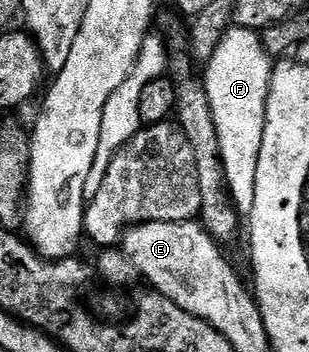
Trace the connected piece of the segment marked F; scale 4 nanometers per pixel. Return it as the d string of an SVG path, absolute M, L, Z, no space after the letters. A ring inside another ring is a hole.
M230 28L224 33L214 56L203 67L202 81L206 96L210 96L214 128L218 130L224 179L233 204L244 216L251 214L254 208L256 156L262 152L268 85L273 69L273 59L264 50L261 35L255 30L239 28Z

